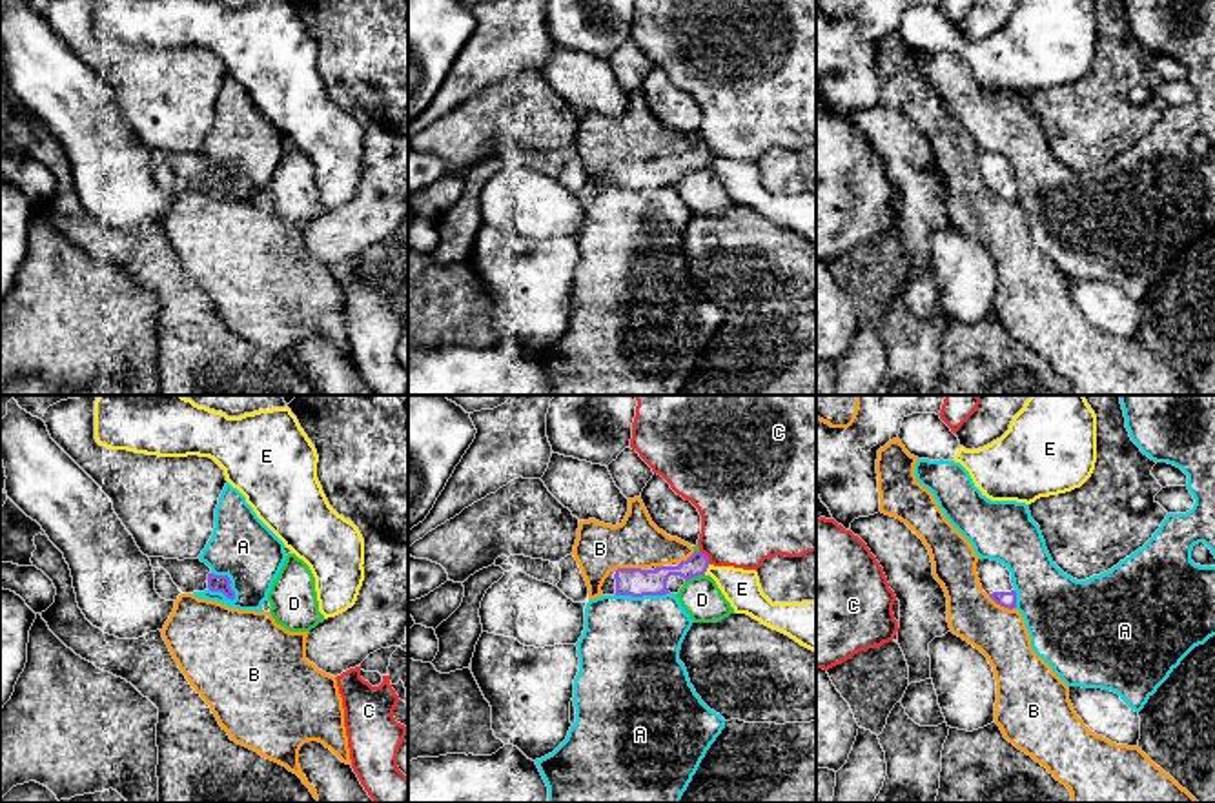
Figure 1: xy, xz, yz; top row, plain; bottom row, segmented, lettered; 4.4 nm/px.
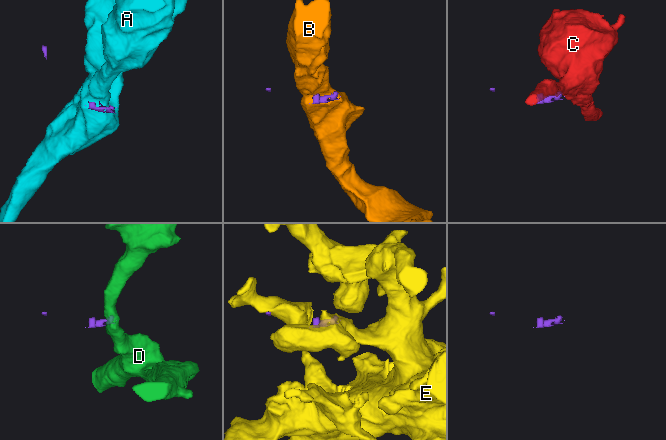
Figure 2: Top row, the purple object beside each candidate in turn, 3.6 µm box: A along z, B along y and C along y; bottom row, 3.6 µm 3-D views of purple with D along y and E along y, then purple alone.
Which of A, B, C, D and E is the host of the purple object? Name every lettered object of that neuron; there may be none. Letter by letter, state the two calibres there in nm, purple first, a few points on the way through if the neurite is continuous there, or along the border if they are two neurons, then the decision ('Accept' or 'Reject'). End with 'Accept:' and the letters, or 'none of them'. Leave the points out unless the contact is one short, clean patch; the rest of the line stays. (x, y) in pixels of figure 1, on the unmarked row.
A: Thickness 80 nm (purple) against 280 nm. Boundary: xy (212, 164), (228, 170), (234, 184), (232, 193). Reject
B: Thickness 80 nm (purple) against 240 nm. Boundary: yz (988, 188), (1004, 199), (1015, 201). Reject
C: Thickness 100 nm (purple) against 400 nm. Boundary: xz (700, 142), (711, 155). Reject
D: Thickness 120 nm (purple) against 180 nm. Boundary: xz (704, 166), (685, 173). Reject
E: Thickness 110 nm (purple) against 170 nm. Path across: xz (653, 173), (667, 162), (707, 159), (742, 181). Accept
Accept: E

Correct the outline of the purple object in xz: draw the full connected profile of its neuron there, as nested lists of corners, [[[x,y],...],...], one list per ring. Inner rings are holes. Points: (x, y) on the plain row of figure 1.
[[[701,144],[687,153],[652,160],[618,160],[605,171],[603,188],[678,186],[692,169],[710,168],[736,206],[747,206],[816,244],[816,195],[772,195],[761,182],[756,162],[714,158]]]

